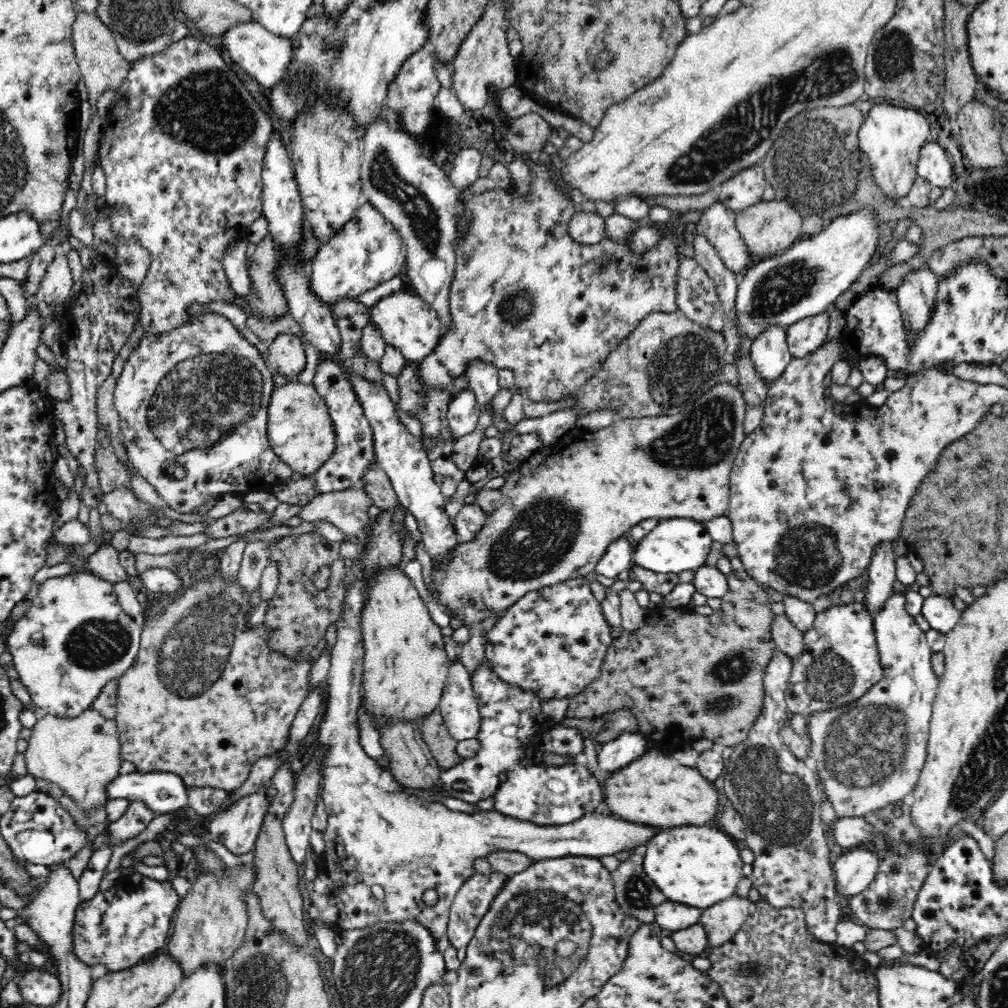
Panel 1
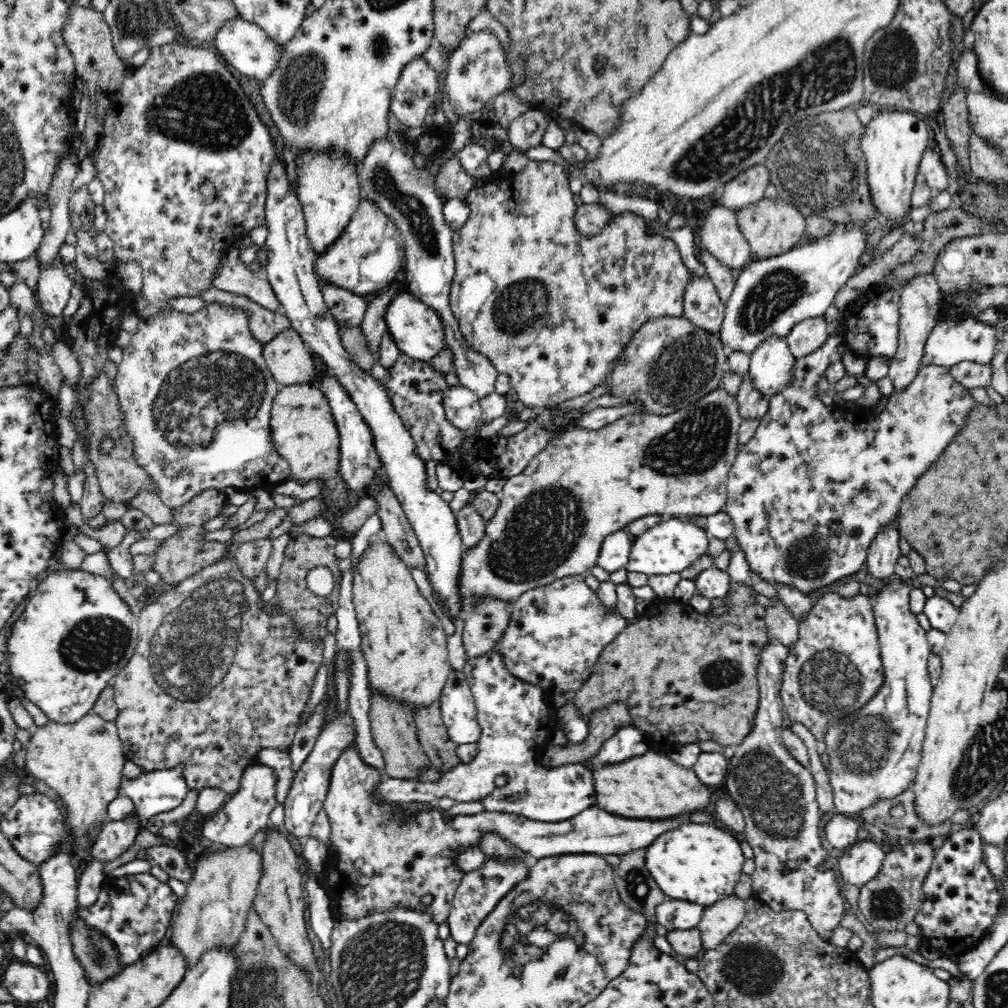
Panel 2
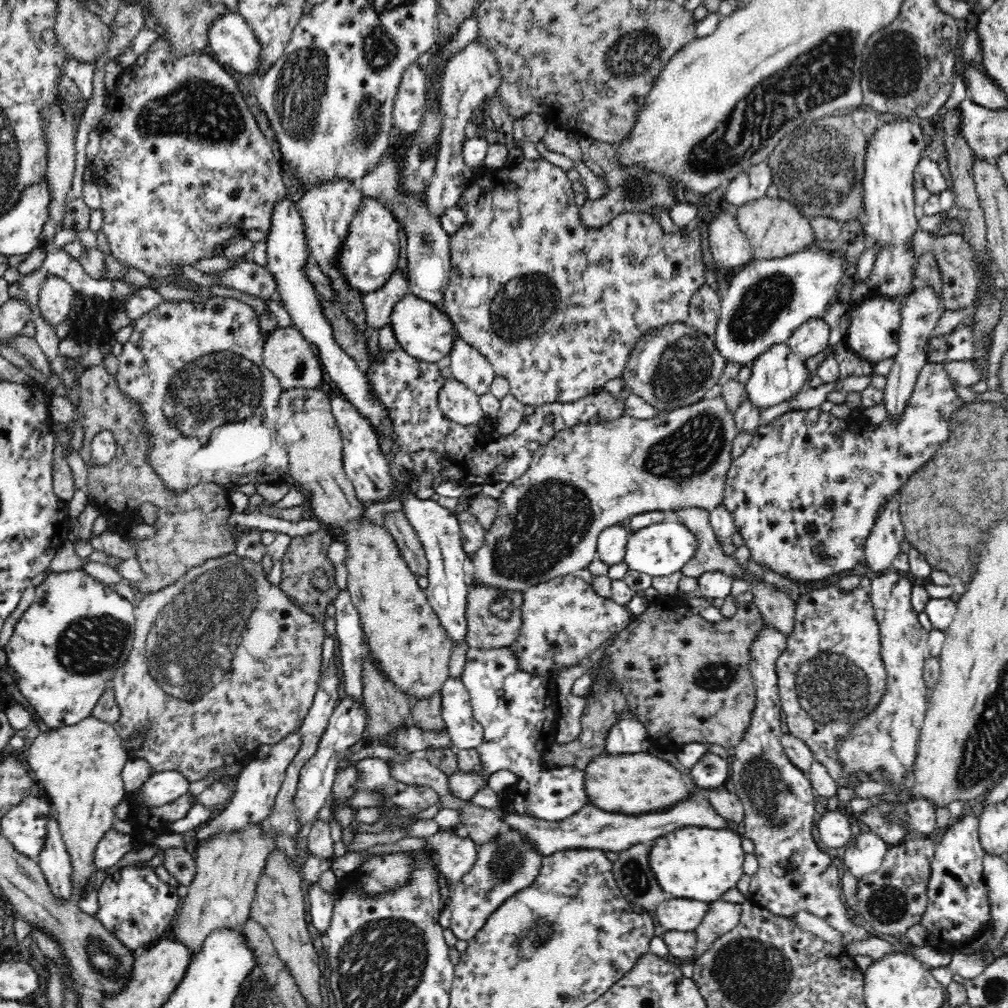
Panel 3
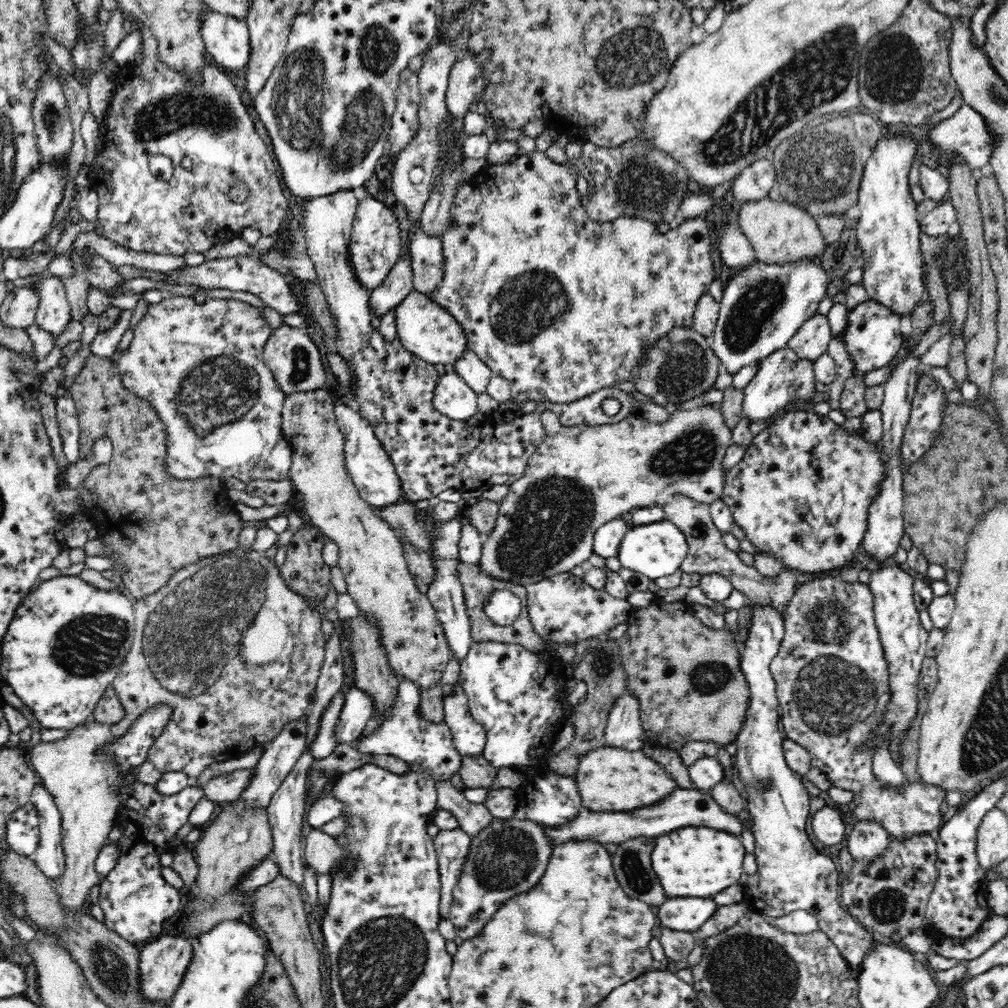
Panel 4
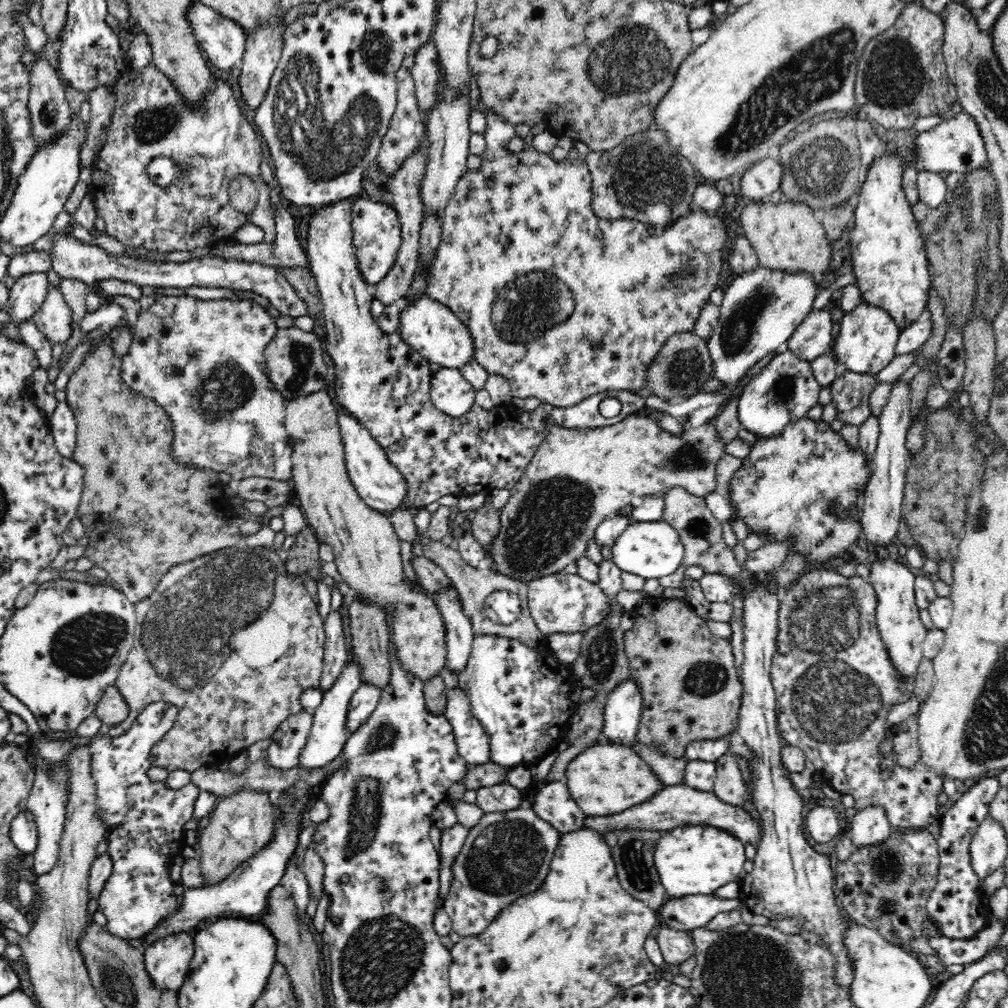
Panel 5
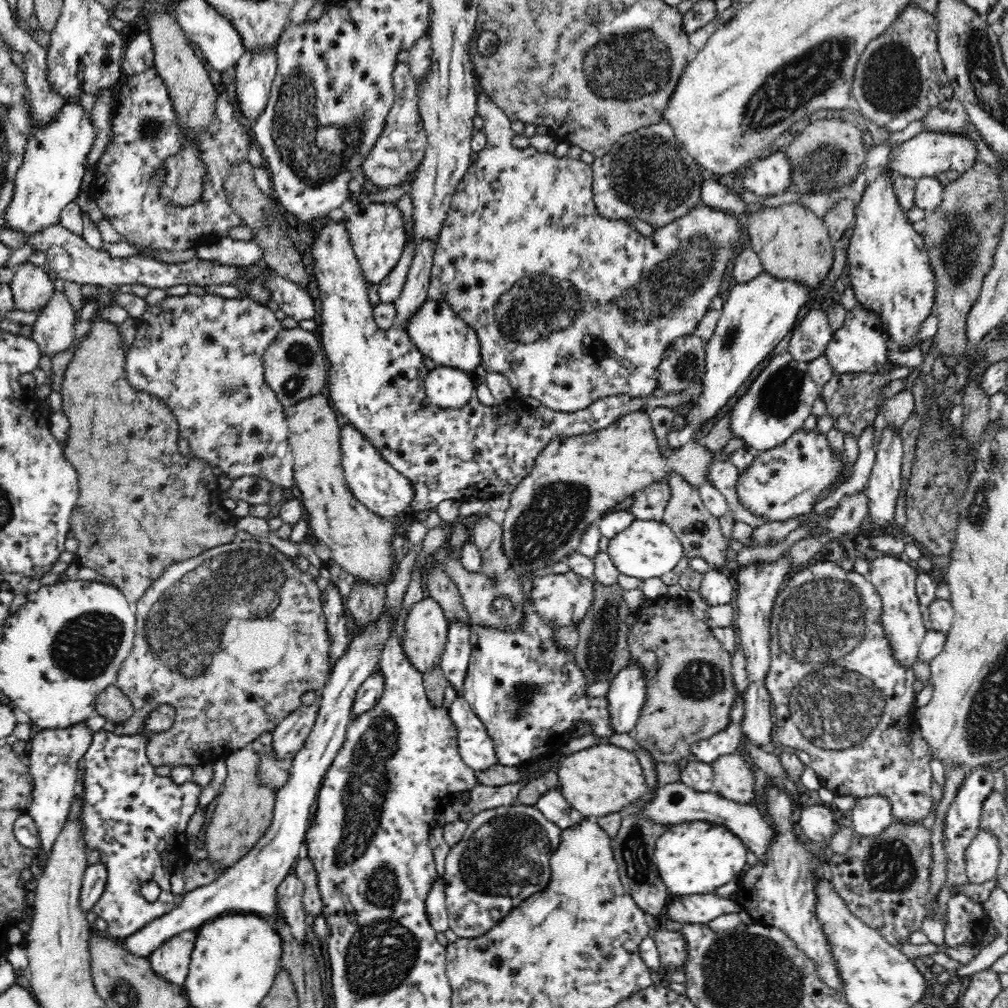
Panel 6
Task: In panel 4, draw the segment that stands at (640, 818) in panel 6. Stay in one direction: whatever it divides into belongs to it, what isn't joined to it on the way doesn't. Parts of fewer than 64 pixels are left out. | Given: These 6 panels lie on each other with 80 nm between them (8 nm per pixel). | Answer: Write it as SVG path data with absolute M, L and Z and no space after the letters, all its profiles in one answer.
M636 836L618 844L612 855L615 877L630 898L649 904L652 909L668 899L652 867L656 838Z

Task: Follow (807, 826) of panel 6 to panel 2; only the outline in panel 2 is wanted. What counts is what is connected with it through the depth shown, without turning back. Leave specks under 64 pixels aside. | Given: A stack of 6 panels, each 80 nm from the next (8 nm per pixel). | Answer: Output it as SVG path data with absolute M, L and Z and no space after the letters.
M834 811L824 824L824 838L831 848L846 848L856 842L858 827L862 822L859 817L847 816Z

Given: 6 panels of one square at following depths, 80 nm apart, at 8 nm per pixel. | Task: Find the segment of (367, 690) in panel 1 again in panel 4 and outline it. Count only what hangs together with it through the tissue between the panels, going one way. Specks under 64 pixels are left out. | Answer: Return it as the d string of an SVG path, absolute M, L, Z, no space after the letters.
M325 389L289 394L285 398L282 409L281 429L283 438L292 449L292 462L289 479L302 494L304 512L310 522L327 540L337 546L338 566L344 574L350 594L359 610L380 625L382 645L390 659L390 666L397 676L403 676L415 682L424 691L428 686L440 681L444 668L451 660L451 651L445 638L445 630L438 620L436 610L427 594L422 594L416 588L405 557L403 542L397 531L379 514L380 509L371 507L352 482L345 467L345 442L342 431L337 423L334 412L334 400Z

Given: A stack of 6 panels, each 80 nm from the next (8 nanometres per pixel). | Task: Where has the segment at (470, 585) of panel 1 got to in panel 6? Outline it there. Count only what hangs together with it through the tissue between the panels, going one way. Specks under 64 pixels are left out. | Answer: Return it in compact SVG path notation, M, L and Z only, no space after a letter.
M644 409L628 412L628 414L624 414L624 416L621 416L618 420L612 422L610 426L607 426L602 430L590 434L554 439L548 446L546 446L545 450L536 457L534 468L529 476L524 480L521 480L520 484L517 484L516 488L511 492L510 506L505 510L505 519L503 522L503 549L505 555L510 561L511 567L514 568L519 575L529 572L530 568L531 570L536 570L535 572L530 572L535 574L543 573L545 567L550 566L550 564L554 564L554 562L566 561L566 556L578 548L580 536L582 536L585 526L596 523L601 516L609 514L614 508L616 508L616 504L620 504L620 502L622 502L622 500L626 500L628 496L633 497L638 491L642 490L642 488L646 488L650 482L656 482L656 480L667 480L668 472L672 472L672 470L681 474L692 486L699 488L702 483L706 483L706 478L708 478L708 468L710 468L713 461L718 458L716 452L706 449L704 445L700 445L700 442L694 443L692 439L690 439L690 441L684 446L681 446L678 450L674 451L672 449L668 449L668 451L670 453L670 457L667 459L662 457L662 454L658 454L656 436L654 435L654 430L650 423L649 411Z

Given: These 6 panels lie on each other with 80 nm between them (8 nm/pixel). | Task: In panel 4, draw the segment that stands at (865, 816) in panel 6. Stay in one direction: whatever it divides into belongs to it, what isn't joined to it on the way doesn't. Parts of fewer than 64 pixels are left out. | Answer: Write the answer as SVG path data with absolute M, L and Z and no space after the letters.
M864 818L853 824L847 846L853 861L870 863L888 846L891 835L877 820Z

